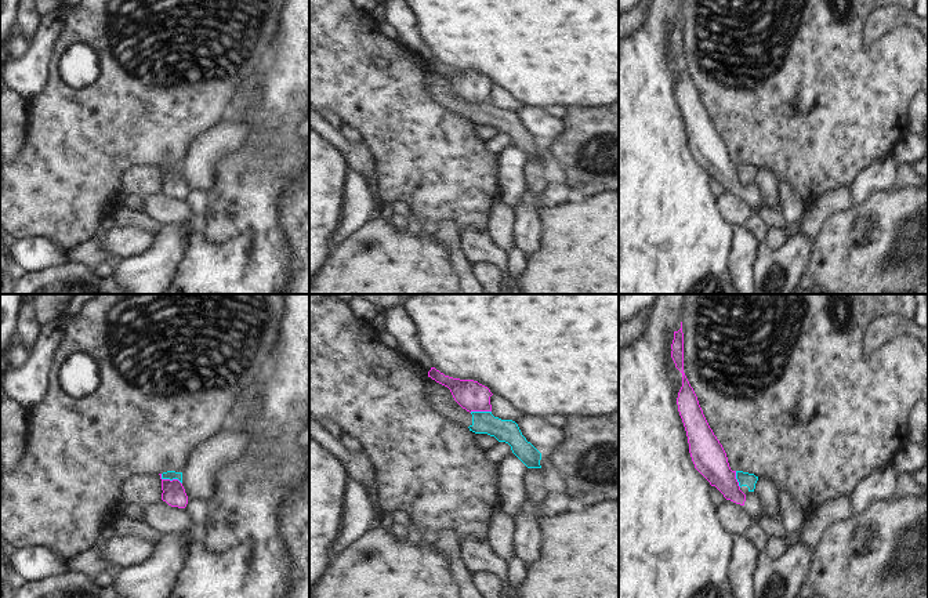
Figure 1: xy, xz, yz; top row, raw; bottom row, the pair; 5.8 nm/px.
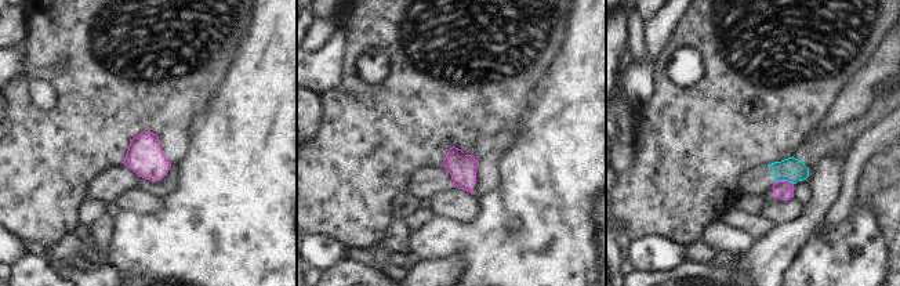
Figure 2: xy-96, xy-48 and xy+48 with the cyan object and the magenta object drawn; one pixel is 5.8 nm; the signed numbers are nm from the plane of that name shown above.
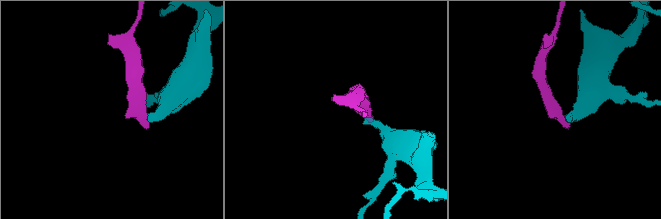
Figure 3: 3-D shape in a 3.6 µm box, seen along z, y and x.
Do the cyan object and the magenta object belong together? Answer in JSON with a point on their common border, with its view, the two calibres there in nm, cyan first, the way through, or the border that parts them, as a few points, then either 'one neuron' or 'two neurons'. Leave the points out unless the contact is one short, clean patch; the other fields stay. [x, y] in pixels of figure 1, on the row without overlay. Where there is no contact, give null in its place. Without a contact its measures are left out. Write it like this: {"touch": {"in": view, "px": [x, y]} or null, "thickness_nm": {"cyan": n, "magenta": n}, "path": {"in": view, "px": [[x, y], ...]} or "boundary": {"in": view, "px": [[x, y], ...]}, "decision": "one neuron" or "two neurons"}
{"touch": {"in": "xy", "px": [170, 170]}, "thickness_nm": {"cyan": 50, "magenta": 130}, "boundary": {"in": "xy", "px": [[160, 165], [163, 169], [177, 170], [181, 174]]}, "decision": "two neurons"}

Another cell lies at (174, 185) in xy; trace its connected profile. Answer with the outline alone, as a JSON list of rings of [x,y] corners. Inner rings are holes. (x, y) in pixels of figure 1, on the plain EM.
[[[162,170],[162,191],[171,197],[185,199],[188,186],[182,174],[178,170]]]

